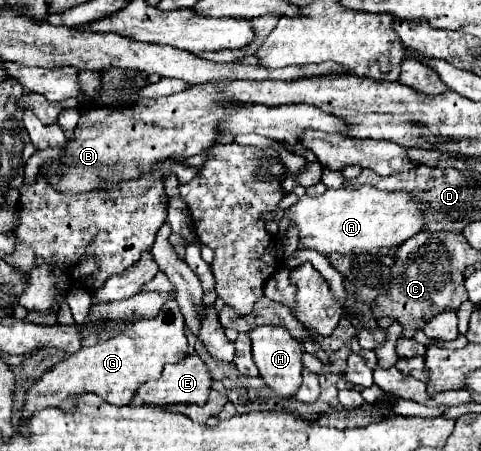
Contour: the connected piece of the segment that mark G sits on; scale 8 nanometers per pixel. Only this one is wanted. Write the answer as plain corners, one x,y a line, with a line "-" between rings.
171,298
159,310
157,318
145,318
125,328
97,346
81,348
63,362
47,370
29,390
21,408
21,422
29,420
37,410
43,408
61,408
69,412
75,396
97,394
105,402
115,406
127,406
133,402
137,388
143,382
157,380
165,364
175,364
187,356
187,338
185,338
185,320
177,302

